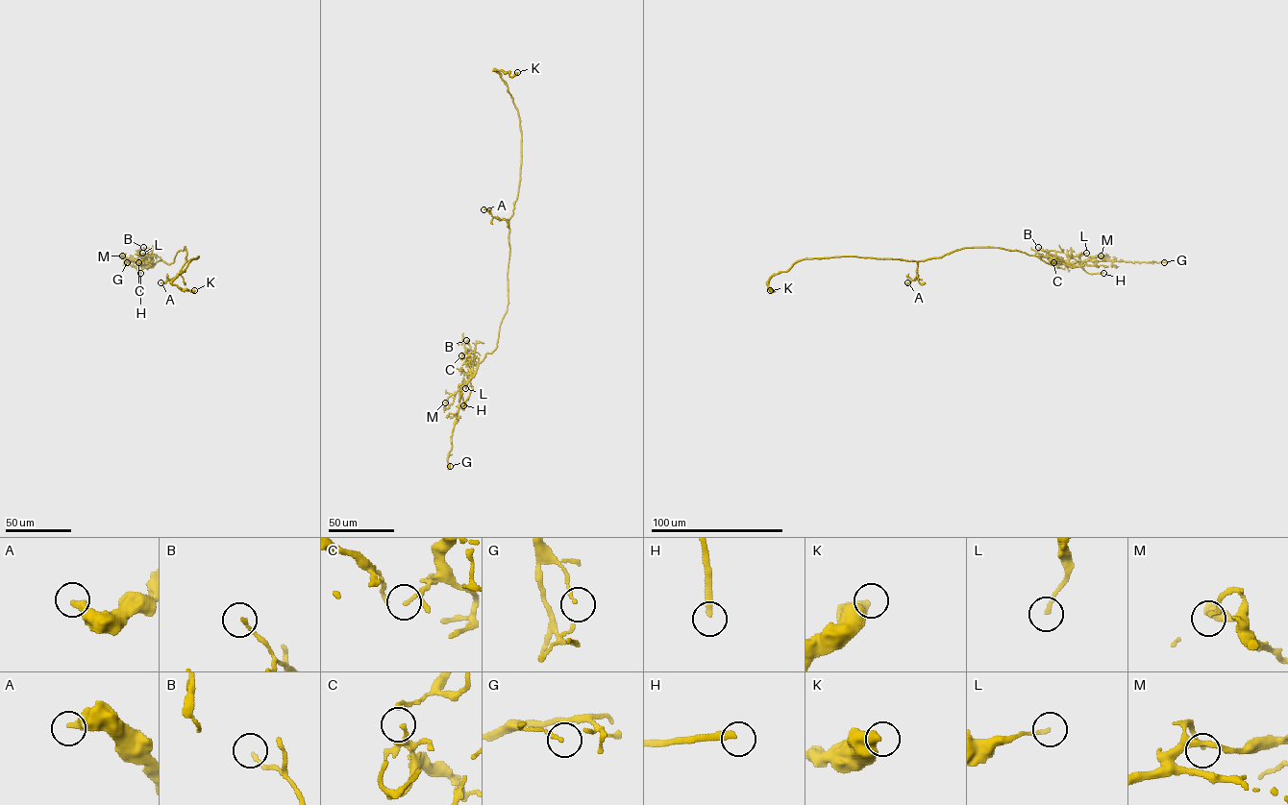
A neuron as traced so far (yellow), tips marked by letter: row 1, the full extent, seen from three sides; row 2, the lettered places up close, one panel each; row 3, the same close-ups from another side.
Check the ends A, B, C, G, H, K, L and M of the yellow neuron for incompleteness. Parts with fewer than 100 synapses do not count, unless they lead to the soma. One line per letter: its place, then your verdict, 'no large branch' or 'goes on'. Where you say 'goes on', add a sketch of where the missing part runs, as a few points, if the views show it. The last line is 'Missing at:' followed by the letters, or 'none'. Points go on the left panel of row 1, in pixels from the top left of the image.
A: at (160, 282); no large branch
B: at (143, 247); no large branch
C: at (138, 262); no large branch
G: at (127, 262); no large branch
H: at (140, 273); goes on; missing branch runs (140, 273), (138, 309)
K: at (194, 290); no large branch
L: at (142, 253); no large branch
M: at (122, 256); no large branch
Missing at: H

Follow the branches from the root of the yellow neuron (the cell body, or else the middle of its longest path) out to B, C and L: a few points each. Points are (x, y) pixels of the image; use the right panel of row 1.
B: (957, 250), (999, 247), (1035, 256), (1050, 263), (1058, 260), (1074, 266), (1054, 251), (1038, 247)
C: (957, 250), (999, 247), (1035, 256), (1050, 263), (1058, 260), (1074, 266), (1057, 257), (1053, 262)
L: (957, 250), (999, 247), (1035, 256), (1050, 263), (1058, 260), (1071, 266), (1068, 262), (1071, 256), (1086, 253)

